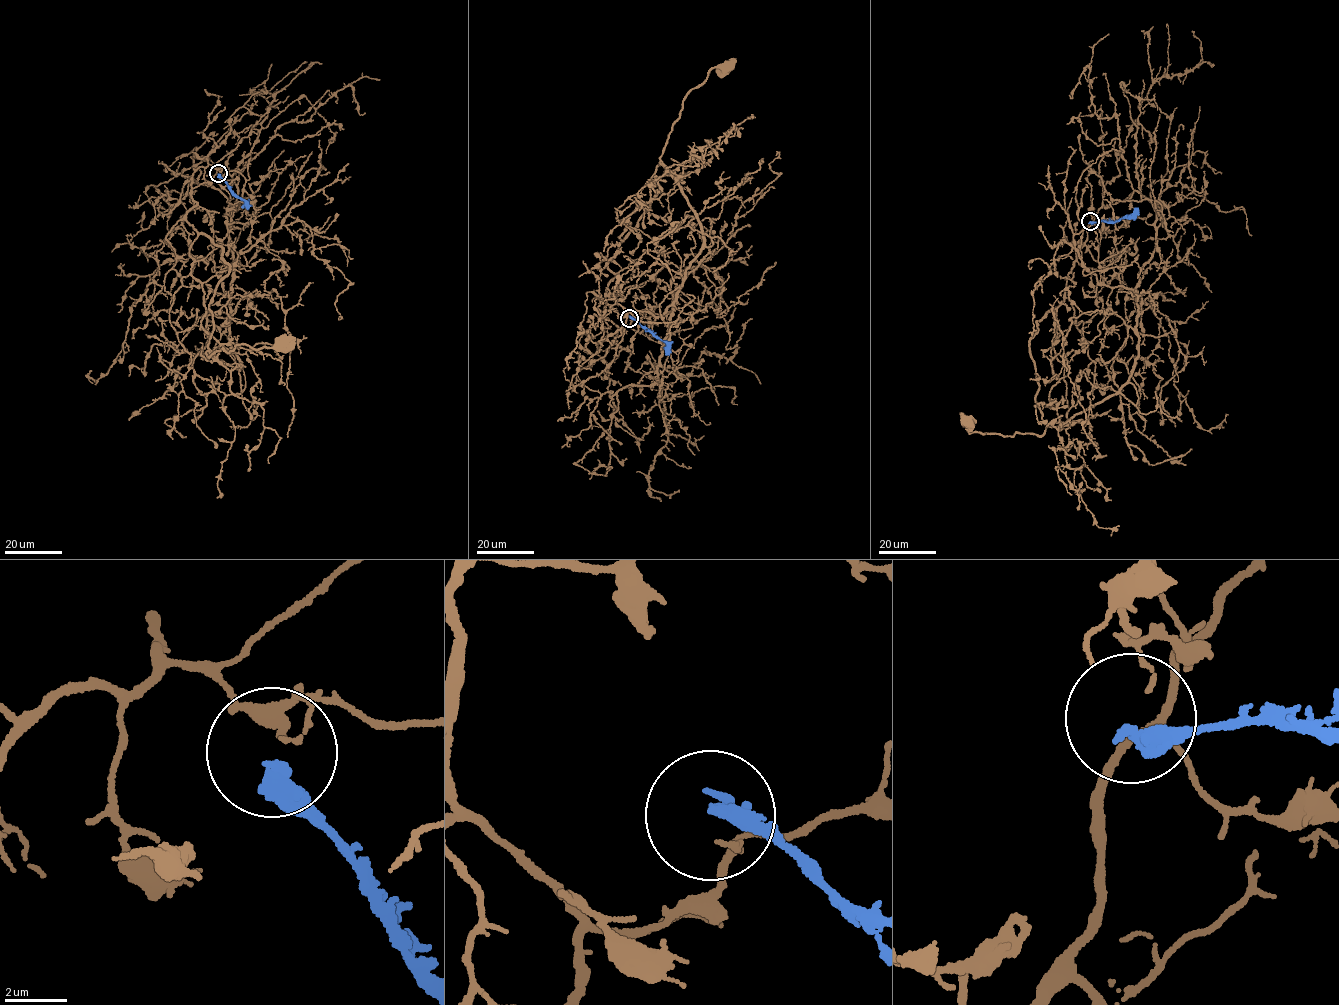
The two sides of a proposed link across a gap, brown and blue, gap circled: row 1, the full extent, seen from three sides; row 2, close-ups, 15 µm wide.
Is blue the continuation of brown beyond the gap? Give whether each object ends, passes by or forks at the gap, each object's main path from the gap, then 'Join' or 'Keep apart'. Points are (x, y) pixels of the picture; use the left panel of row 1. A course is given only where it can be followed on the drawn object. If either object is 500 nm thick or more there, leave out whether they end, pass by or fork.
At the ring brown ends. At the ring blue ends. Course of brown: (219, 172), (194, 173), (187, 213), (229, 267), (209, 306), (206, 355), (285, 345). Course of blue: (218, 174), (233, 193), (246, 203), (248, 201). Keep apart

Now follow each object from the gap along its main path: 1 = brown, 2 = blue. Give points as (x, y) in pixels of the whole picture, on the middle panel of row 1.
1: (630, 320), (605, 316), (609, 261), (659, 190), (660, 161), (670, 174), (660, 159), (682, 101), (728, 68)
2: (629, 317), (662, 340), (669, 355)

